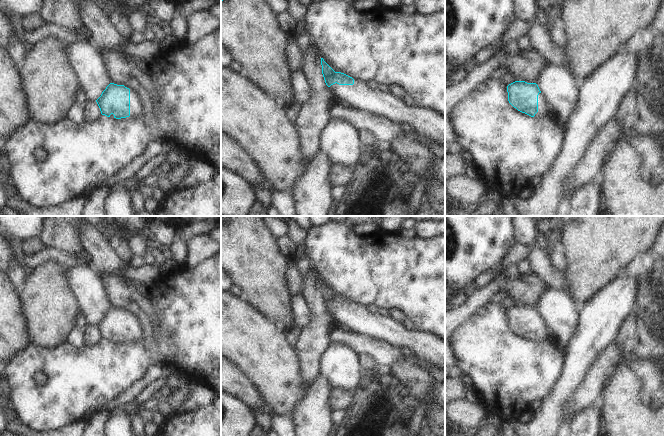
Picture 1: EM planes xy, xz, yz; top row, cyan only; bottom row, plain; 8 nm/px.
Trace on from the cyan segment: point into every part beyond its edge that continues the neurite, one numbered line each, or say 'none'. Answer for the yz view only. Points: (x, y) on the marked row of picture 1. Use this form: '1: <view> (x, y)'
1: yz (544, 110).

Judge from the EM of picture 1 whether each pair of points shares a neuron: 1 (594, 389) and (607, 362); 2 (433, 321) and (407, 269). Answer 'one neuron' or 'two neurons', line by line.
1: one neuron
2: one neuron

